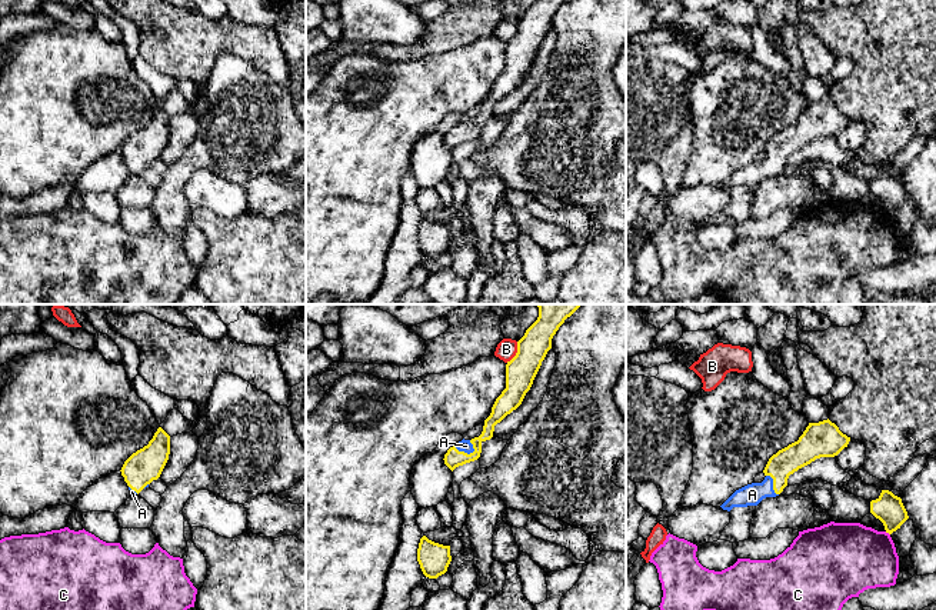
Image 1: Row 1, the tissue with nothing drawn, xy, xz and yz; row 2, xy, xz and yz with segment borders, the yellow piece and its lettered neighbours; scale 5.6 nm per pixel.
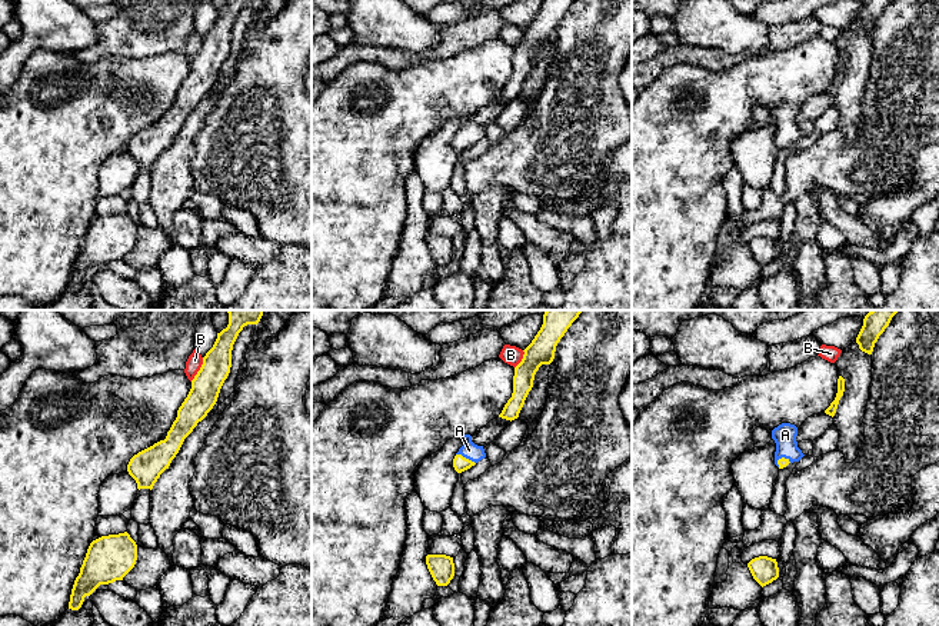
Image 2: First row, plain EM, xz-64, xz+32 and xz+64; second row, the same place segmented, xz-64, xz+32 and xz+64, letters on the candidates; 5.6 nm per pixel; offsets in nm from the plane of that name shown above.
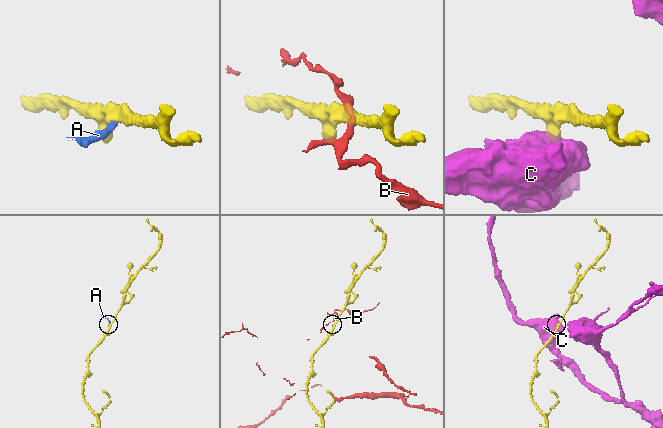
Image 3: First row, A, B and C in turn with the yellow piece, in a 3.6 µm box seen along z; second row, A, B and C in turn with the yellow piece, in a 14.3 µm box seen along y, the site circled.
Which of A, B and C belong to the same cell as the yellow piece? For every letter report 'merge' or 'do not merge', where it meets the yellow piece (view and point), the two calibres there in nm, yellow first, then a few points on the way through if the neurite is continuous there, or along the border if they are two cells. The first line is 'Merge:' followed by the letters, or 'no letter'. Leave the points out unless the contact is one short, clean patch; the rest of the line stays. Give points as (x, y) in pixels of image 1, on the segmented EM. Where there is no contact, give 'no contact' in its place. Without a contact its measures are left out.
Merge: A
A: merge | xz (463, 452) | 100/70 nm | across xz (453, 457), (463, 452), (466, 446)
B: do not merge | xz (516, 353) | 170/110 nm | along xz (518, 342), (518, 350), (506, 362)
C: do not merge | yz (888, 532) | 160/380 nm | along yz (885, 532), (889, 534)

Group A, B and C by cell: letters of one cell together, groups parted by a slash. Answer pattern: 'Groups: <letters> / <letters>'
Groups: A / B / C

